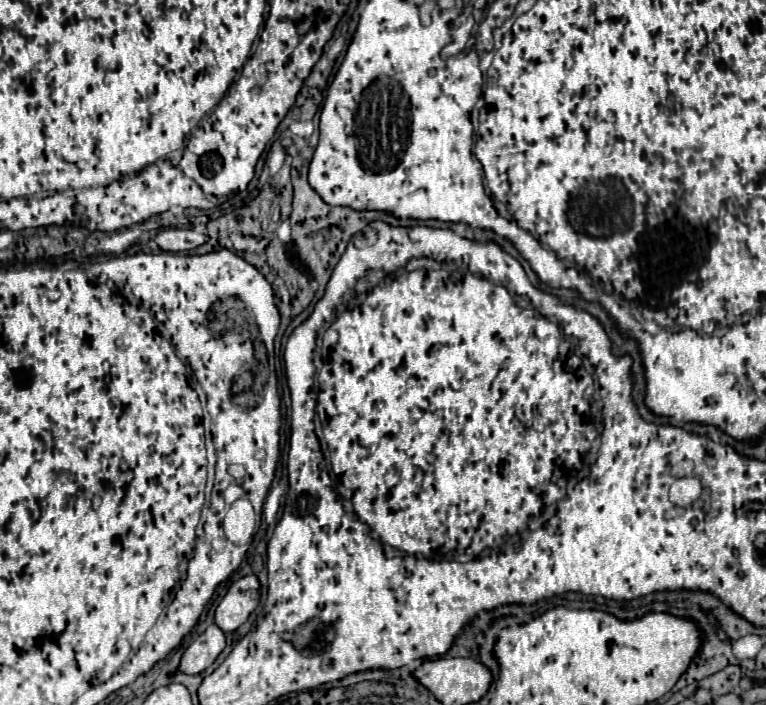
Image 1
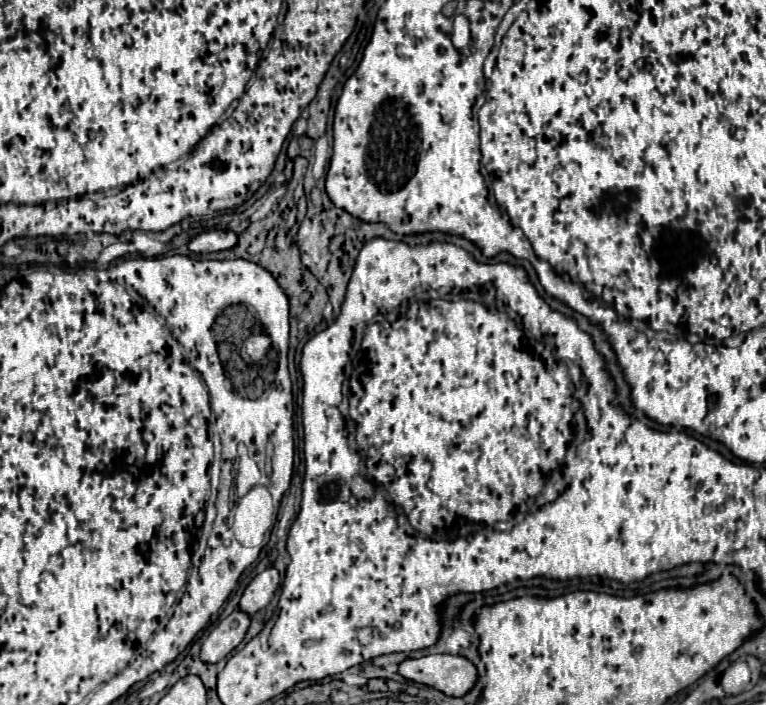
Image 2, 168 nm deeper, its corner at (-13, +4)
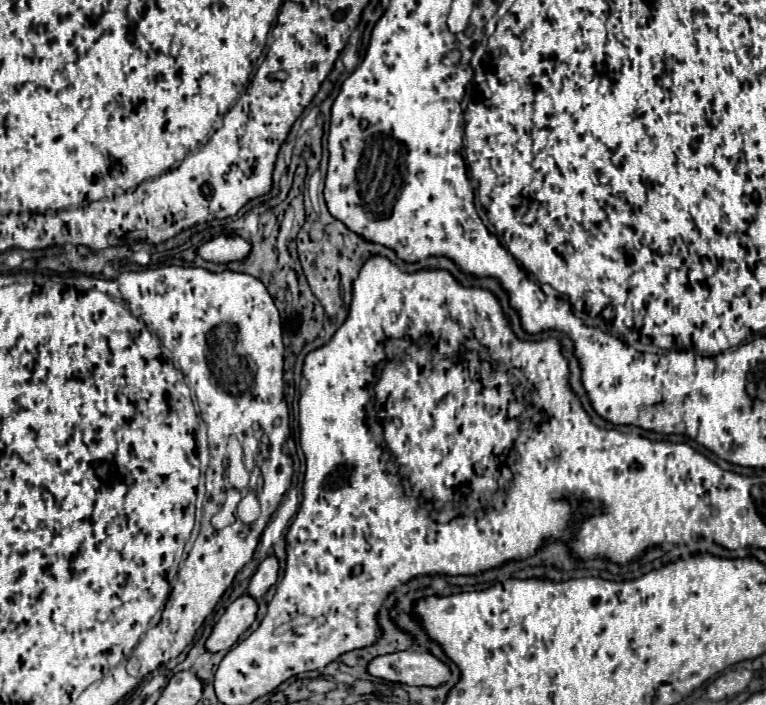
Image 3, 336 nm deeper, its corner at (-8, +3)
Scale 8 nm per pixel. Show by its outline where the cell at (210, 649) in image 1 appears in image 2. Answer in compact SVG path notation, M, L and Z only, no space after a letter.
M235 610L227 618L223 618L213 632L207 636L207 640L201 646L201 662L215 664L223 660L233 648L237 648L249 628L249 616L241 610Z

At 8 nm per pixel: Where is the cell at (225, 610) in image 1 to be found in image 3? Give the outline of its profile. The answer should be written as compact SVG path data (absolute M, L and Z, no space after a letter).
M272 555L272 557L266 557L266 559L258 565L258 569L256 569L256 573L254 573L252 581L250 581L248 593L250 593L252 597L260 599L260 597L276 583L276 579L278 579L278 559Z

